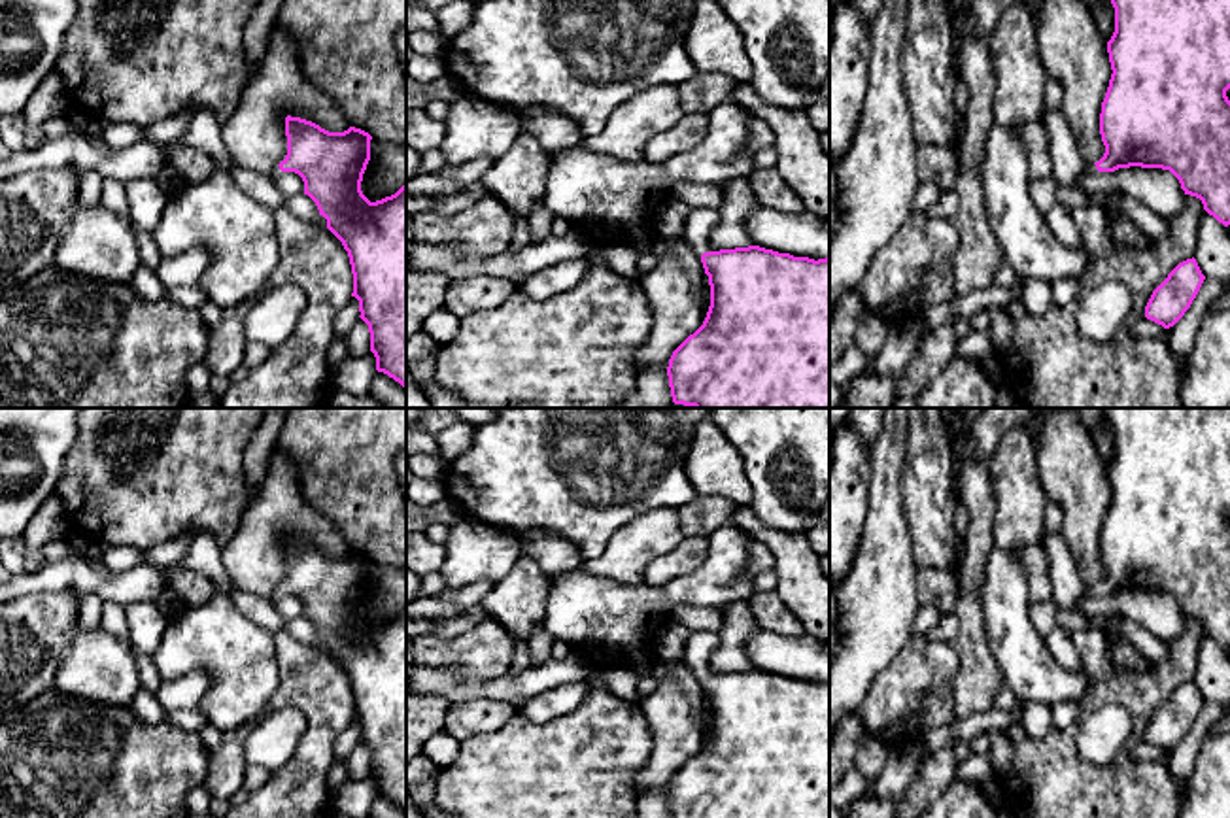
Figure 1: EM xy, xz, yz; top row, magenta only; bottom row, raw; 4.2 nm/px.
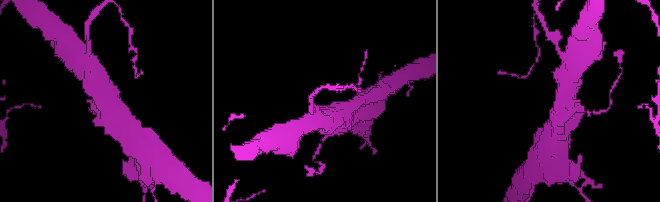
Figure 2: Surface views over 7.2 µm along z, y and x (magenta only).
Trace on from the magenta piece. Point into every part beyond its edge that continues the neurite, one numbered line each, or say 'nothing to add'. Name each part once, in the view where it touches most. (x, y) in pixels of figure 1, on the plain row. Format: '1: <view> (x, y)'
1: yz (1068, 588)

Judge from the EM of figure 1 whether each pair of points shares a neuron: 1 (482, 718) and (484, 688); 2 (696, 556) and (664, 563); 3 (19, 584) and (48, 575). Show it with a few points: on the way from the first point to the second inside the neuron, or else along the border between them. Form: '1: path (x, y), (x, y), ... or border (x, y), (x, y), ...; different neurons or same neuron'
1: border (452, 703), (499, 699), (518, 709); different neurons
2: path (688, 556), (671, 563); same neuron
3: path (27, 584), (40, 580); same neuron

